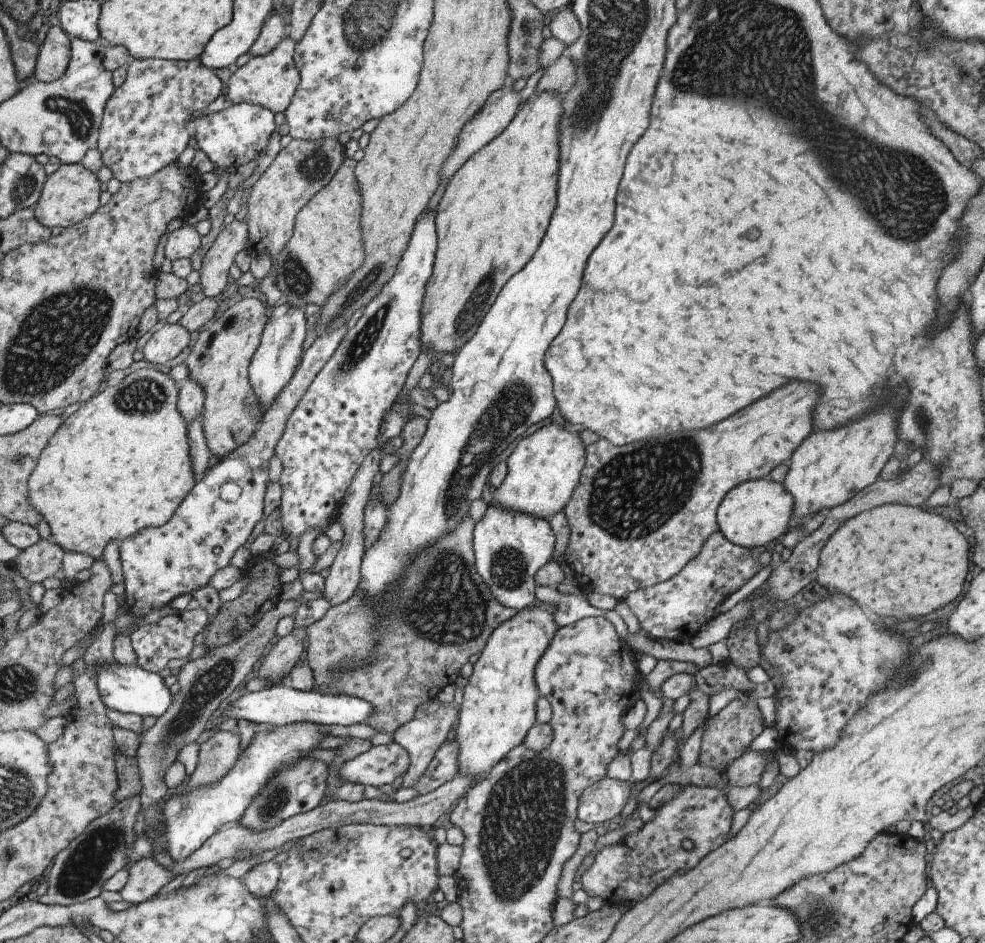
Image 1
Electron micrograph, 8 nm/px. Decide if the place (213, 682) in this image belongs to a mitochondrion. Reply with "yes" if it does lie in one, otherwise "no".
yes

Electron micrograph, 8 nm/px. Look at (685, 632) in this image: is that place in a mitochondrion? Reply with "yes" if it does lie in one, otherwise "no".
no

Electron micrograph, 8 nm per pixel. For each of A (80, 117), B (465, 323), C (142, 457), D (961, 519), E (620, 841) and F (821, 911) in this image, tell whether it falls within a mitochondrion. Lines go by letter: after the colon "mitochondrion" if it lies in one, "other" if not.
A: mitochondrion
B: mitochondrion
C: other
D: other
E: other
F: mitochondrion

